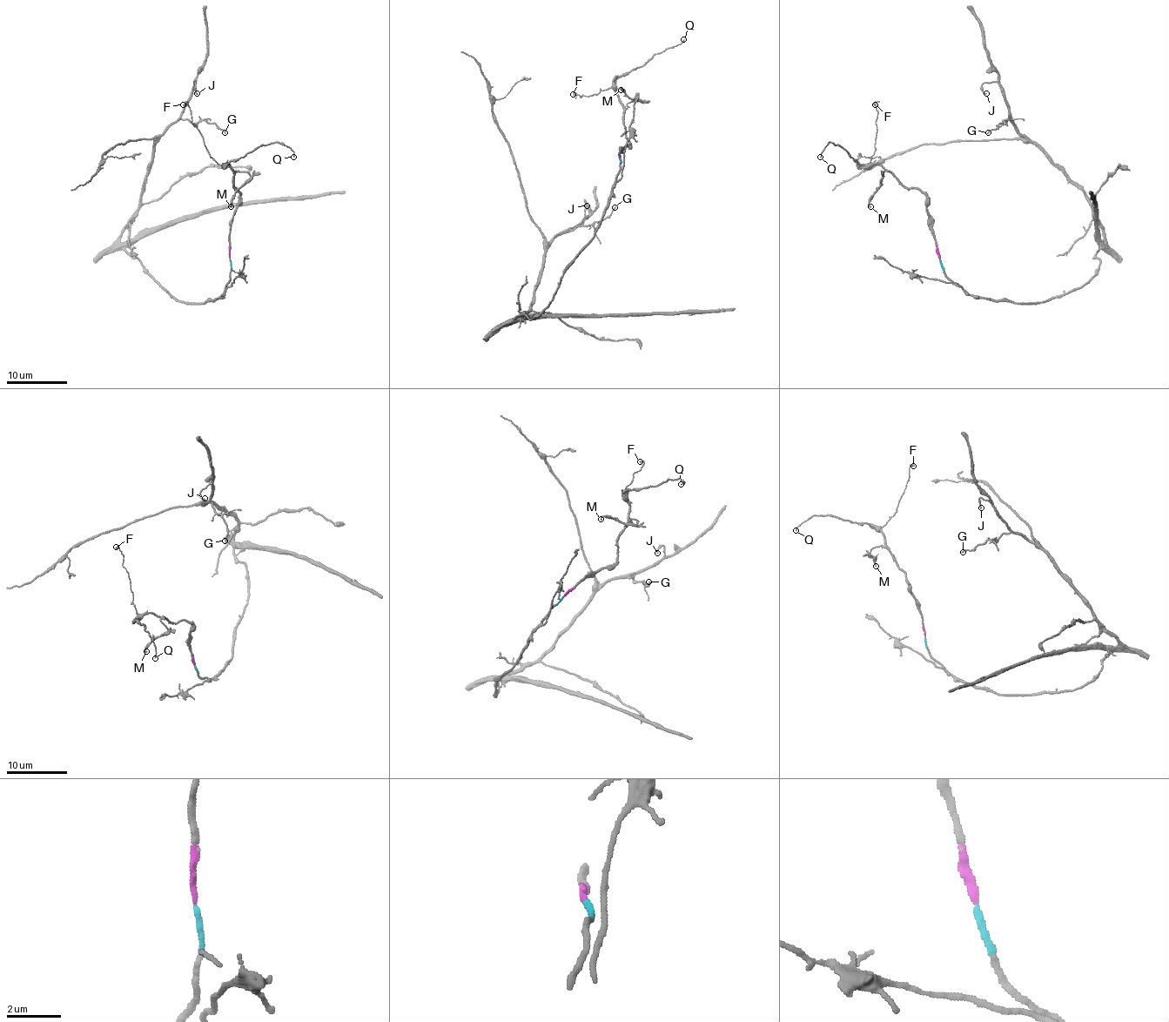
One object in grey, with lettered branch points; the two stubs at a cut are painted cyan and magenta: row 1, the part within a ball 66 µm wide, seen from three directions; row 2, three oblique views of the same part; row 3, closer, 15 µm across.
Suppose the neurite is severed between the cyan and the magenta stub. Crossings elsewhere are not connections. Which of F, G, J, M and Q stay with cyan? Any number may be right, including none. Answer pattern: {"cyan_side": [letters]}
{"cyan_side": ["G", "J"]}

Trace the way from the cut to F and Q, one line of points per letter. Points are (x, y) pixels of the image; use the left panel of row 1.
F: (229, 258), (231, 219), (239, 195), (232, 169), (208, 152), (190, 107), (183, 104)
Q: (229, 258), (231, 219), (239, 195), (234, 187), (234, 172), (226, 164), (273, 142), (286, 145), (294, 157)

